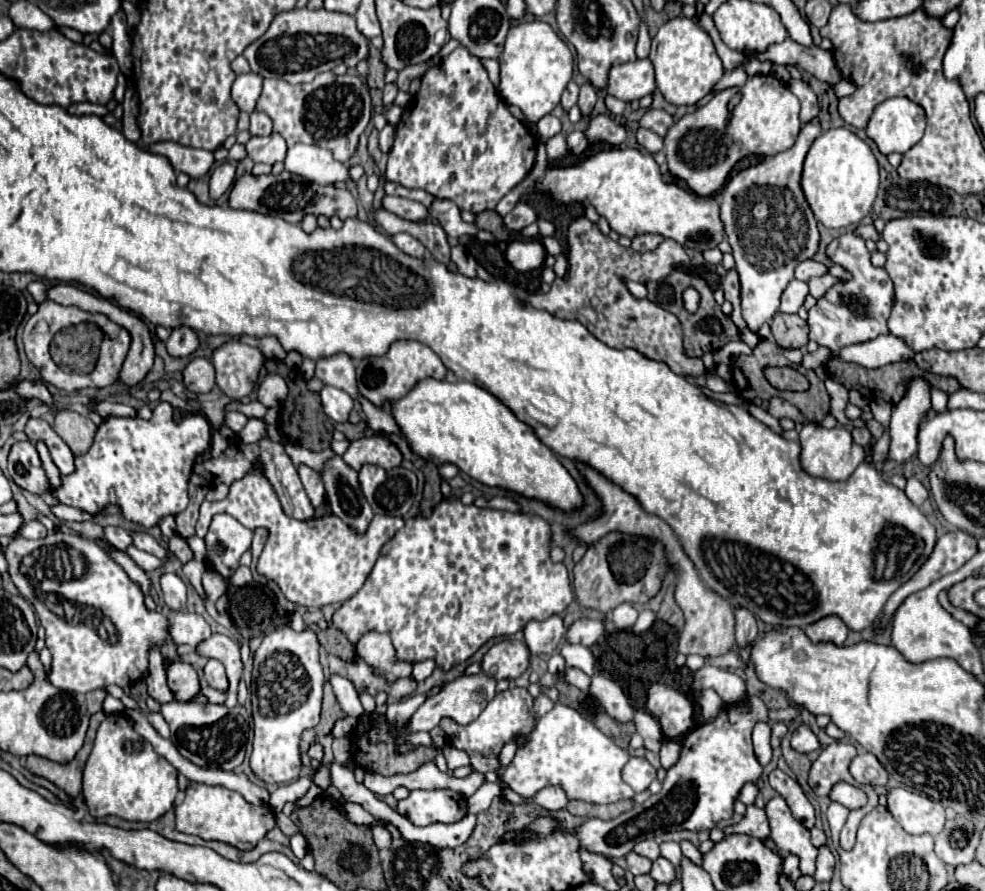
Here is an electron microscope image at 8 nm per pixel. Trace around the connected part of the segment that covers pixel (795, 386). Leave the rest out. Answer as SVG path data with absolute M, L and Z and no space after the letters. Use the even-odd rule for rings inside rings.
M773 367L771 371L765 371L765 377L775 389L781 389L781 391L807 391L809 389L807 377L789 367L787 369Z

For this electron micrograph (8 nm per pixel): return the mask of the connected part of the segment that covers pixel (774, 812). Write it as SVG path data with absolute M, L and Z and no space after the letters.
M779 795L773 797L765 805L765 813L767 813L767 817L773 817L773 841L779 849L781 857L797 855L801 875L813 875L817 849L811 845L809 831L793 819L783 797L779 797Z

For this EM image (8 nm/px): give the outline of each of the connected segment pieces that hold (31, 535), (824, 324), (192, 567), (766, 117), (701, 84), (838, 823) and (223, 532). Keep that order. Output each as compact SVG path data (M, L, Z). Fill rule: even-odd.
M33 519L33 521L27 521L21 529L19 529L19 535L25 537L25 539L41 539L47 535L47 529L43 527L43 523L39 519Z
M853 231L845 233L827 247L827 255L835 263L849 269L853 273L853 279L829 289L829 293L819 299L813 309L809 309L809 339L817 341L817 345L837 351L845 345L865 343L879 335L887 335L887 319L893 307L893 283L885 269L873 267L871 253L865 247L865 241Z
M189 561L183 569L185 569L185 575L189 577L191 585L195 587L195 590L199 596L204 601L207 601L207 595L205 595L203 587L201 587L201 575L203 575L203 571L205 571L205 565L201 565L201 563L197 563L197 561Z
M755 75L749 77L747 83L743 87L733 87L733 89L725 89L721 93L717 93L705 107L683 115L675 125L669 127L667 135L665 135L665 155L667 155L667 165L669 171L681 179L687 181L687 185L701 197L709 197L715 191L719 191L729 175L729 171L733 169L733 165L747 155L777 155L785 149L789 149L795 139L797 133L801 129L801 121L799 121L799 99L787 89L787 85L783 81L779 81L775 75ZM741 93L741 101L733 111L733 119L727 125L727 103L729 99Z
M683 15L661 25L657 35L653 37L649 59L655 67L657 89L673 105L695 105L713 89L713 85L723 77L725 71L709 33L703 31L693 19Z
M831 803L827 809L827 821L829 821L833 837L839 837L839 829L843 827L845 819L847 819L847 807L843 807L839 803Z
M227 513L215 515L205 535L209 569L217 571L229 583L241 555L251 547L251 539L253 531L243 527L235 517Z

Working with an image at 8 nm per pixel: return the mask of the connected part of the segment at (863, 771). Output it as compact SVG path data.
M859 753L851 761L851 775L855 777L855 781L869 783L873 787L885 787L889 779L889 773L873 753Z

